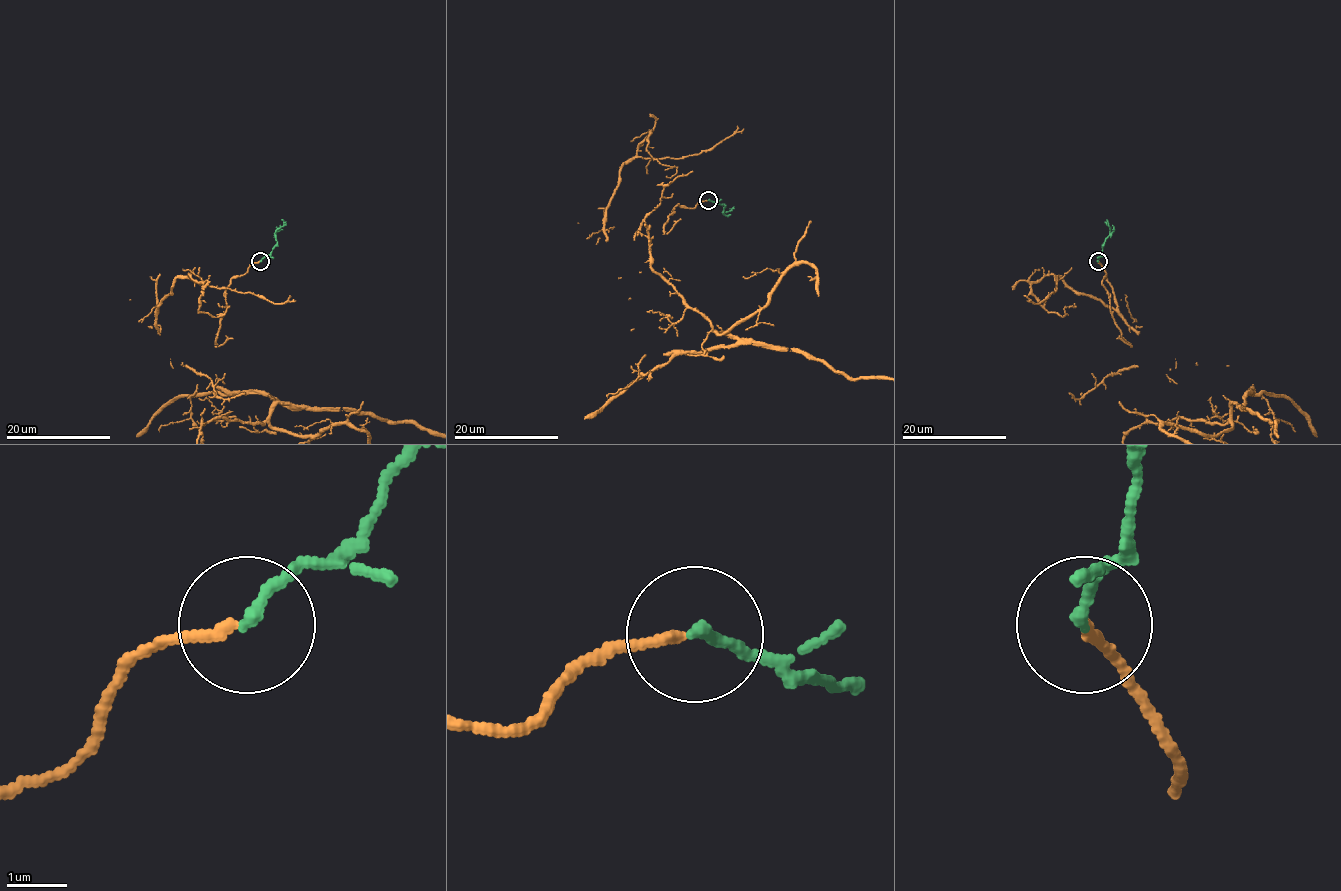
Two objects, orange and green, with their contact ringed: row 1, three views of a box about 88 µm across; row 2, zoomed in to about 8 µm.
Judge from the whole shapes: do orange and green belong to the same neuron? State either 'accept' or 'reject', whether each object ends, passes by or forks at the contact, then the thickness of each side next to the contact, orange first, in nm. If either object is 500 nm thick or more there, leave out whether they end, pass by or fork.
reject; orange ends there; green ends there; 160 nm thick on the orange side, 200 nm on the other

